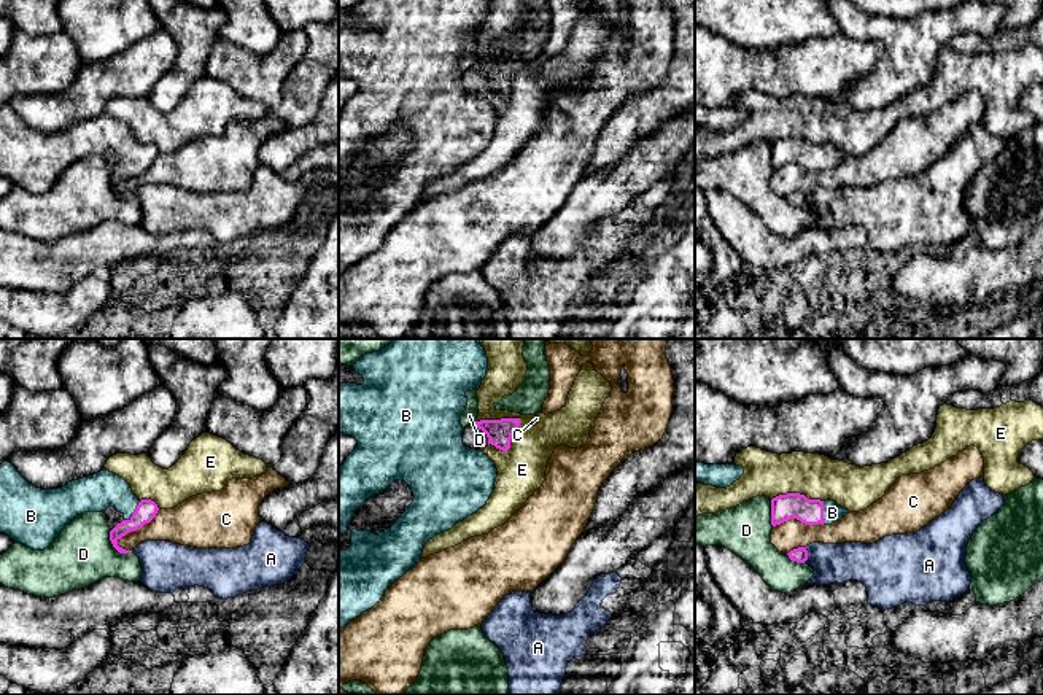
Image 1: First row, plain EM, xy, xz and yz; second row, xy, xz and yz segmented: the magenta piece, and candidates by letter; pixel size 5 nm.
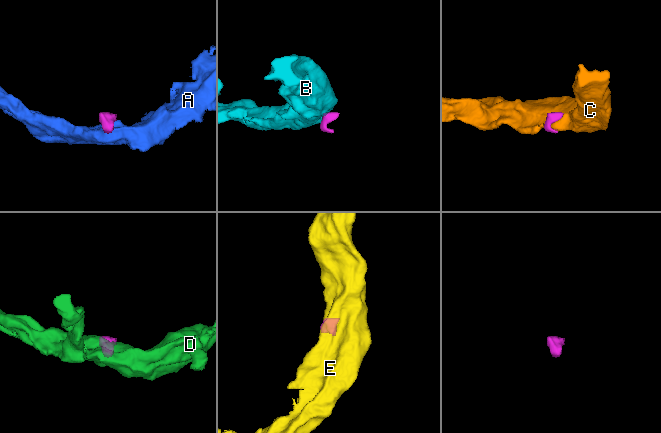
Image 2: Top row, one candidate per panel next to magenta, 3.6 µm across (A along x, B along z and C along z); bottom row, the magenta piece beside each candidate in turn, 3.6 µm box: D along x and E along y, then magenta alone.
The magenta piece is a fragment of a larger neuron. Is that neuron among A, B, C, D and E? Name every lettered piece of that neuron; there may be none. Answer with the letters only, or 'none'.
B

